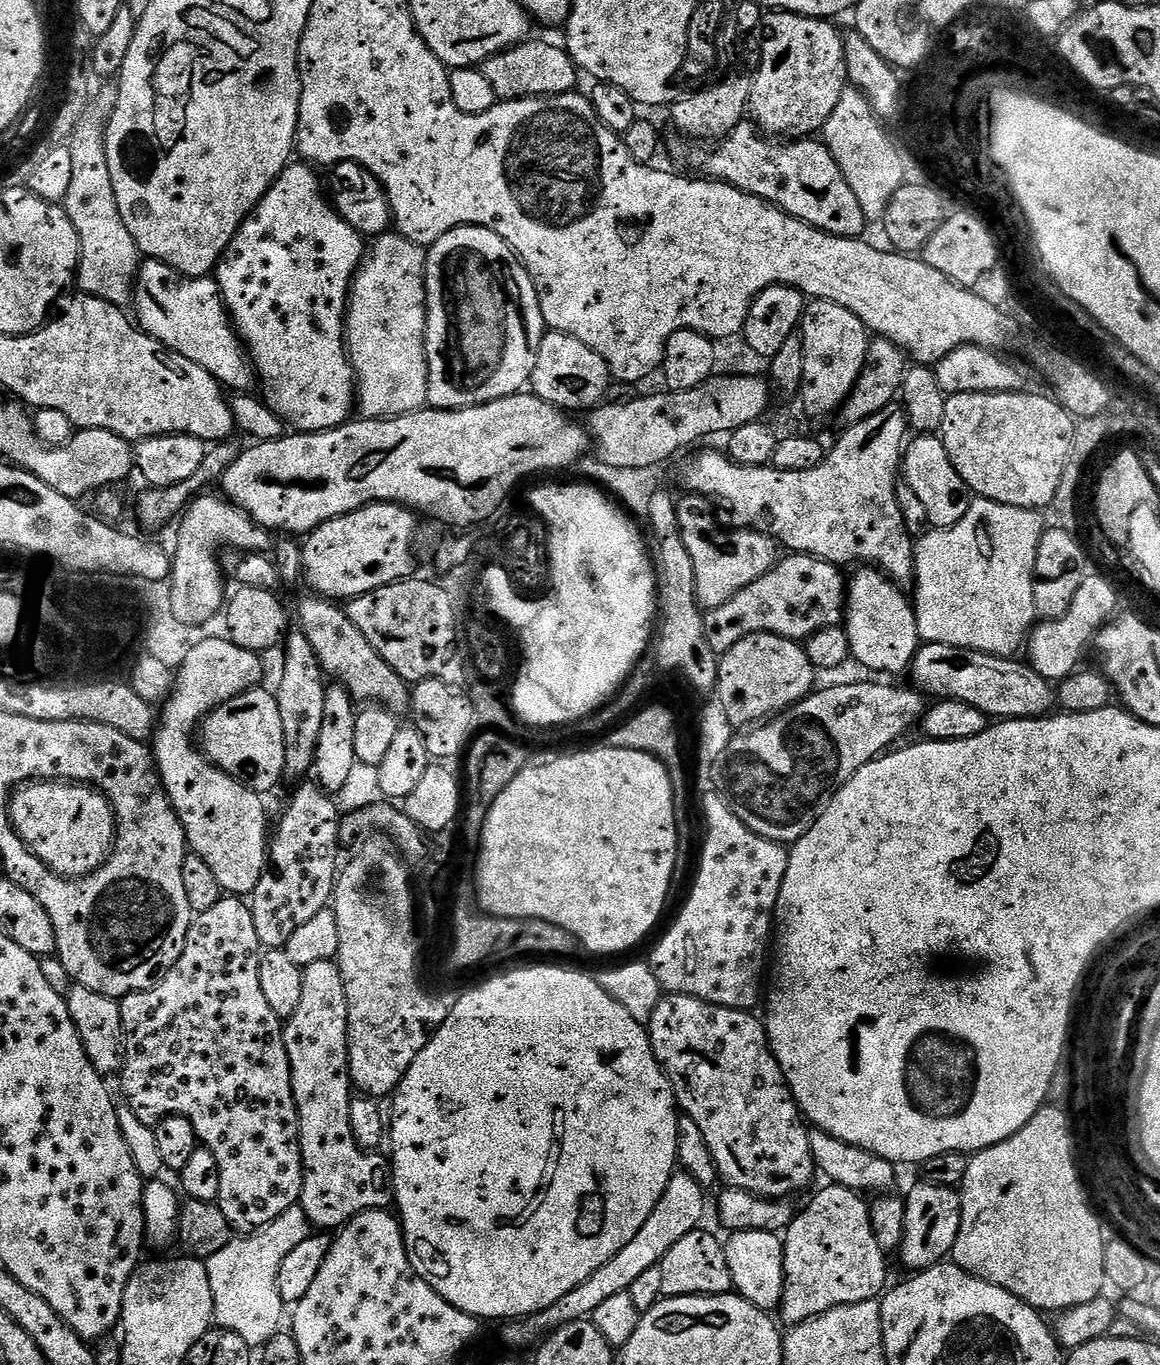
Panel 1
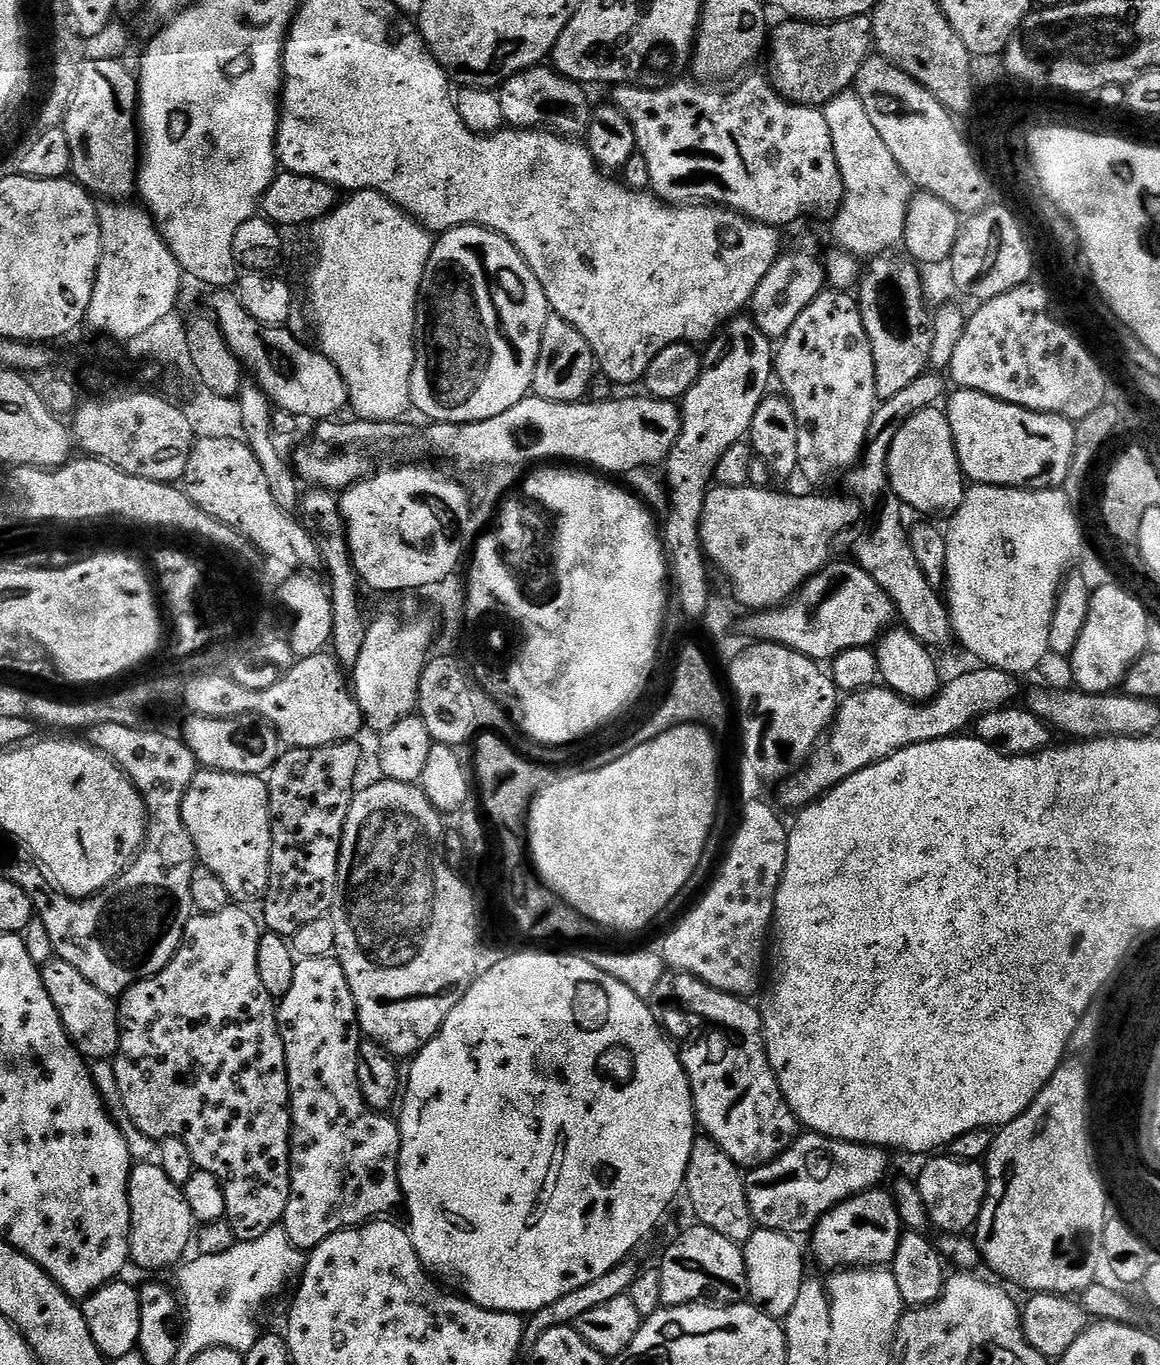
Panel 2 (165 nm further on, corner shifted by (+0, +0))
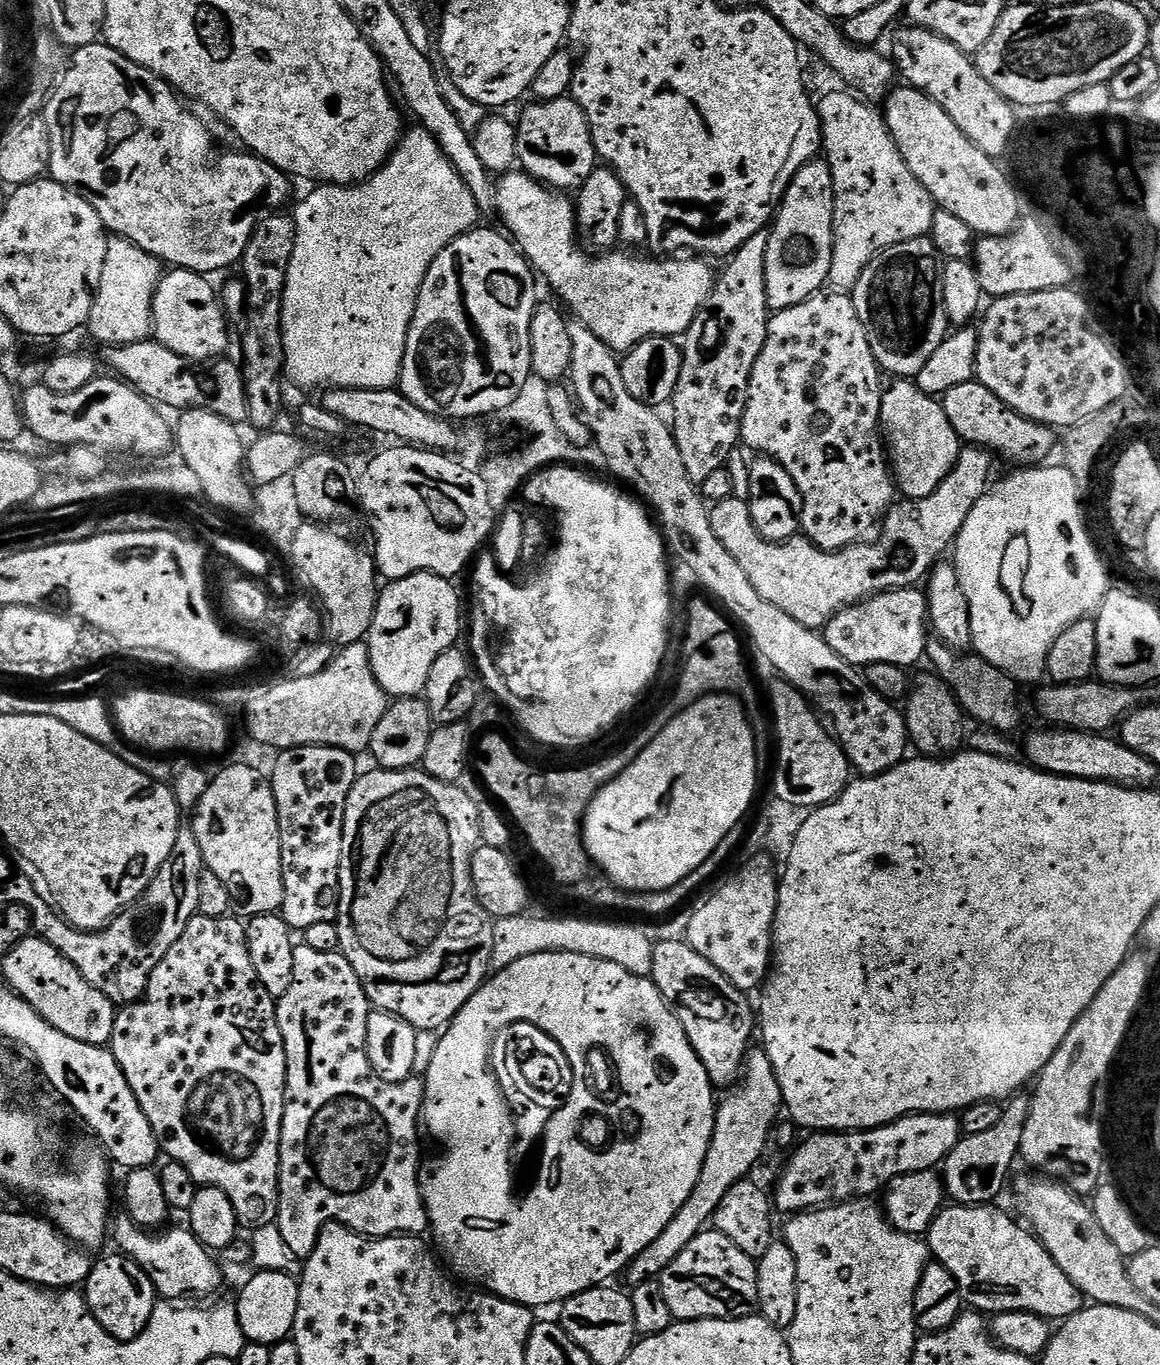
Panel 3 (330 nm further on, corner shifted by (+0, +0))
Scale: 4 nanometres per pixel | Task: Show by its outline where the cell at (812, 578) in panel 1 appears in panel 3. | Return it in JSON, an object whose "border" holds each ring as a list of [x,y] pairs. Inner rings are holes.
{"border":[[[916,586],[879,592],[869,600],[849,604],[834,614],[823,628],[822,635],[830,650],[851,664],[867,666],[890,662],[899,668],[912,670],[919,660],[925,659],[928,651],[930,625],[927,595]]]}

